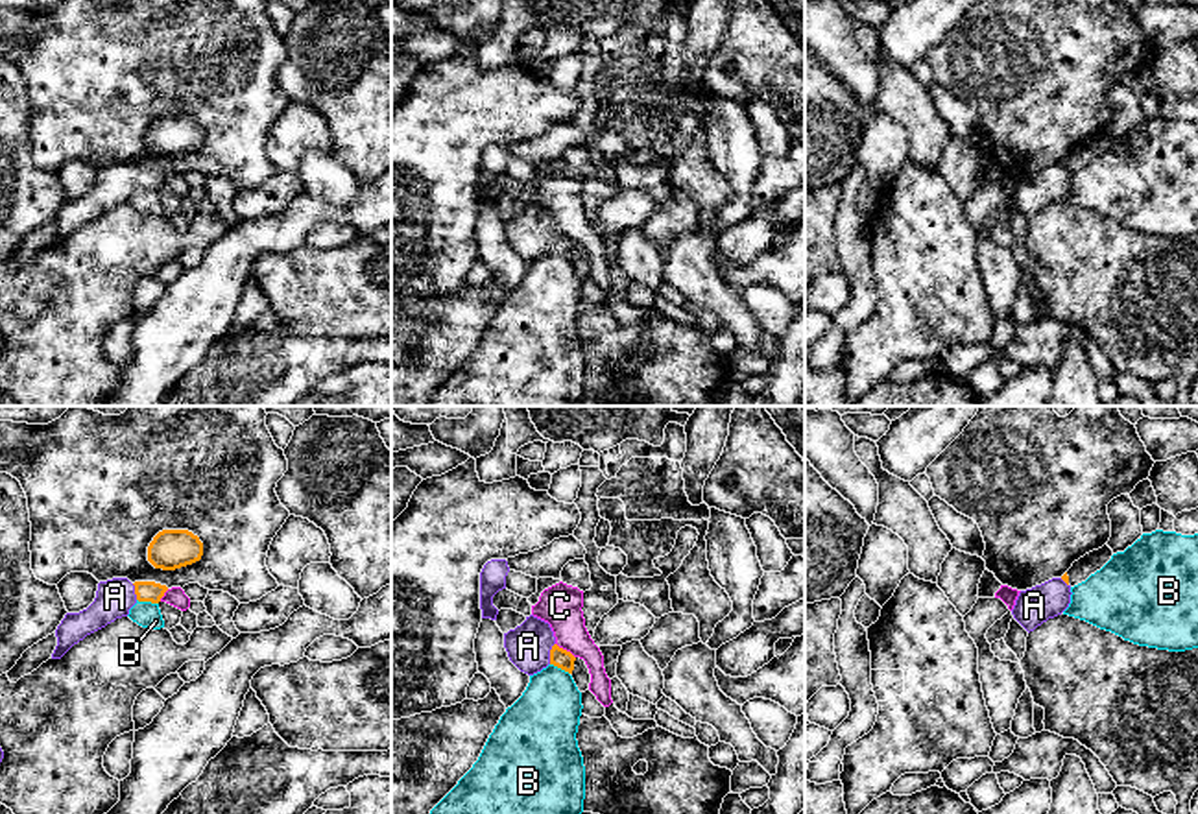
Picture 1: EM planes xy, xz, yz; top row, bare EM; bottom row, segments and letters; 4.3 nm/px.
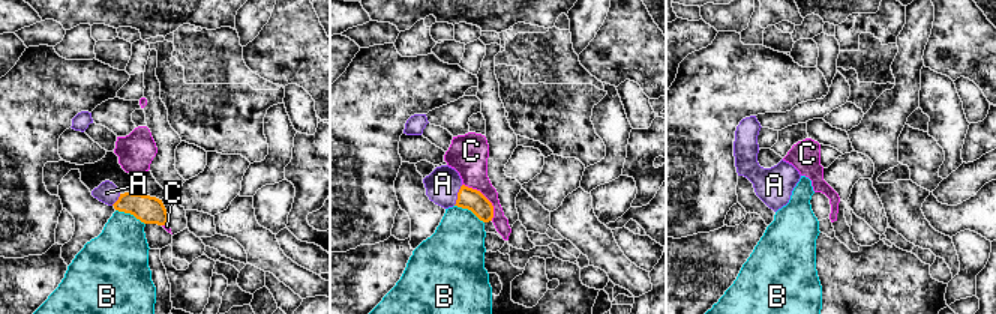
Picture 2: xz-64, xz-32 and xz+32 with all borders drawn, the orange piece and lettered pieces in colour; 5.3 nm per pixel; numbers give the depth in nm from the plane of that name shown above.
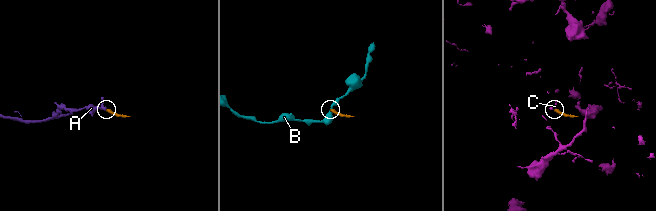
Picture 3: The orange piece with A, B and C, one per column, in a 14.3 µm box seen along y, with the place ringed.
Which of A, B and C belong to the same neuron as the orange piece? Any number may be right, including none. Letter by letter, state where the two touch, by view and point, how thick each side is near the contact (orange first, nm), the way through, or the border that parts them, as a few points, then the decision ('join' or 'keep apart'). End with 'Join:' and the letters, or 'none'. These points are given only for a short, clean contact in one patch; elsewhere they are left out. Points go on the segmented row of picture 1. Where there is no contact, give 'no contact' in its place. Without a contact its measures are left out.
A: xz (551, 654) | 90/190 nm | across xz (560, 658), (551, 654), (528, 646) | join
B: xy (148, 600) | 100/110 nm | along xy (137, 598), (157, 604) | keep apart
C: xz (565, 650) | 90/180 nm | along xz (556, 643), (575, 658) | keep apart
Join: A

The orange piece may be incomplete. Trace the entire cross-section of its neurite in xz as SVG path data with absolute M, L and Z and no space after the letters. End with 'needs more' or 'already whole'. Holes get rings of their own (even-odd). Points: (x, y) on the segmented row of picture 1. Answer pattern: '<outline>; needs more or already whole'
M530 615L526 620L504 633L504 648L509 661L524 674L533 676L554 664L569 674L574 670L576 657L556 644L548 622Z; needs more

